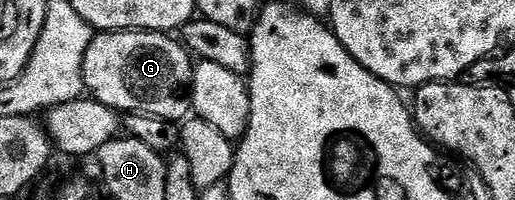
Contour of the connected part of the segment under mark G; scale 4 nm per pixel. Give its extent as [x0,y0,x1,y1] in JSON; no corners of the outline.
[82,31,193,121]

